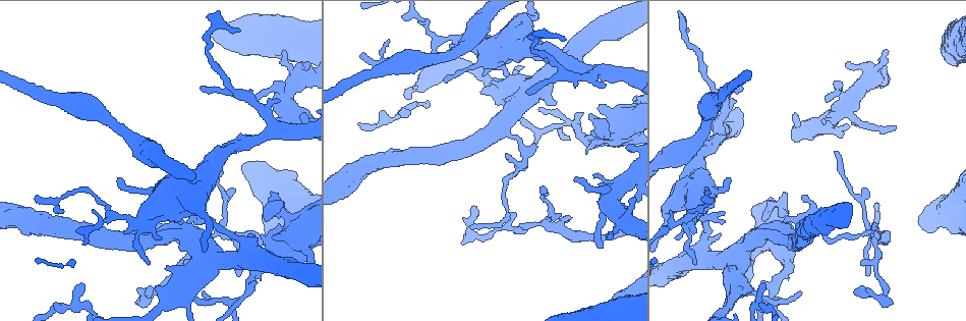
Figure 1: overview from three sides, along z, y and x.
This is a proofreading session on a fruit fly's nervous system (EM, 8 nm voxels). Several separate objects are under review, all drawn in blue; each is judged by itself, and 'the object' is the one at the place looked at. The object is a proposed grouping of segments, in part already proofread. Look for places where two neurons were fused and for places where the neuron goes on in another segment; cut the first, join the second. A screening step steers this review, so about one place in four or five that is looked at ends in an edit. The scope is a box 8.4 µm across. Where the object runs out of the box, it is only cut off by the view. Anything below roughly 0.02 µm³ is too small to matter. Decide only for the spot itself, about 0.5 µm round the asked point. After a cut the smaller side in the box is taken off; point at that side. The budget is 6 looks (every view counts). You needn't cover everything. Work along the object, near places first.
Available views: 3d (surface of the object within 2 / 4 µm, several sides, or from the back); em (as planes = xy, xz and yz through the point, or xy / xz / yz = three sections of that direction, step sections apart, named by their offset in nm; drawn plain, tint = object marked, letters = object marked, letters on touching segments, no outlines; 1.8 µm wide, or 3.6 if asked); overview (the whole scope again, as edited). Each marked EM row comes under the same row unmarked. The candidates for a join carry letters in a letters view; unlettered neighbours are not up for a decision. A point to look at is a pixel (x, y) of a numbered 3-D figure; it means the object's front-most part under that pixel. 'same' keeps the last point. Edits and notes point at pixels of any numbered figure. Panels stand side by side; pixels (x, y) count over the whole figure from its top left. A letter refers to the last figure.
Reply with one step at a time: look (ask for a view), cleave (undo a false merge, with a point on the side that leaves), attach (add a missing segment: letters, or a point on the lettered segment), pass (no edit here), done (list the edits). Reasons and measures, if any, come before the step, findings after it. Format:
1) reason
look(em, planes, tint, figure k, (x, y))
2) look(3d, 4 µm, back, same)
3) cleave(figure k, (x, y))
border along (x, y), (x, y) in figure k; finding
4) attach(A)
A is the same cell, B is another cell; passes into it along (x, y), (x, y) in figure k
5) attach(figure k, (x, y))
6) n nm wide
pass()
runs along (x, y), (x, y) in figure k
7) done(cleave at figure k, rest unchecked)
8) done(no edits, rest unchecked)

thick turns thin
look(em, planes, tint, figure 1, (588, 142))

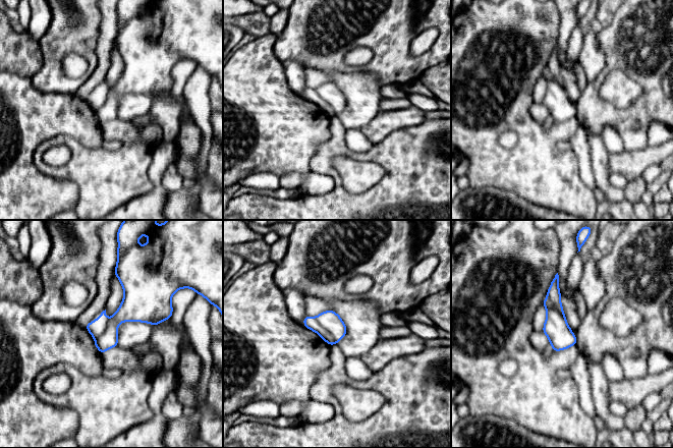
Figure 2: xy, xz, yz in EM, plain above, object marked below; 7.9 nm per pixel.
see the neighbours
look(em, planes, letters, same)

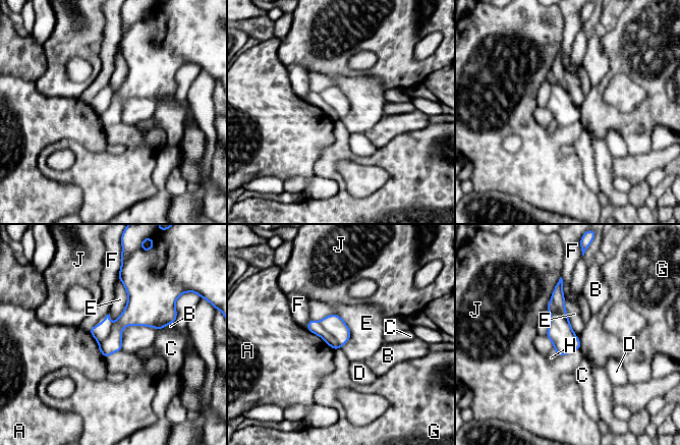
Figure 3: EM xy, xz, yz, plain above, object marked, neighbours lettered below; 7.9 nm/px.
cleave(figure 3, (315, 327))
A, B, C, D, E, F, G, H and J are other cells; border along (318, 322), (327, 337) in figure 3; a second neuron is stuck on

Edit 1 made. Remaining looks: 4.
thick end
look(3d, 2 µm, figure 1, (856, 126))

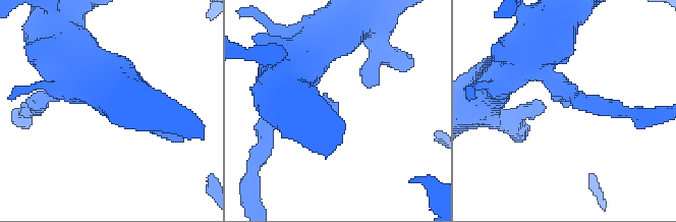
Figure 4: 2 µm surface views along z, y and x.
look(em, yz, step 8, letters, same)

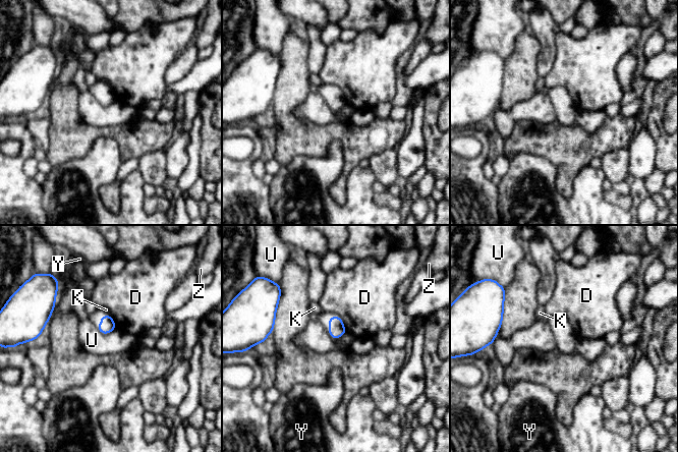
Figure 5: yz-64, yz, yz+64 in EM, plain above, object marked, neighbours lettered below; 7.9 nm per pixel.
look(em, xz, step 8, letters, same)

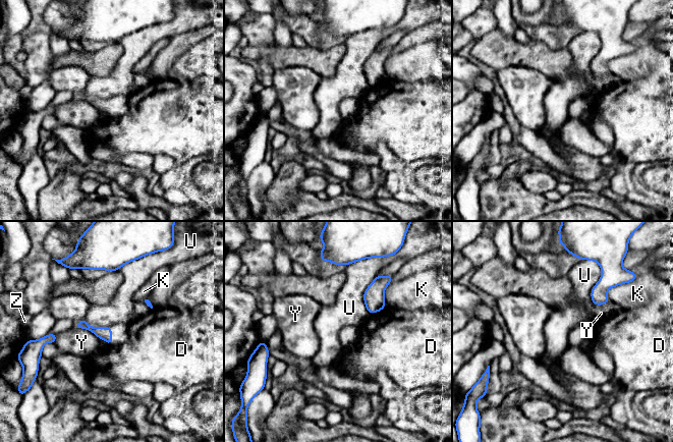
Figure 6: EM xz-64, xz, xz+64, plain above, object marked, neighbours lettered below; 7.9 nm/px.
pass()
D, K, U, Y and Z are other cells; runs along (79, 325), (101, 332), (109, 340) in figure 6; no lettered segment goes on from it

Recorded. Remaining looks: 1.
done(cleave at figure 3, rest unchecked)

